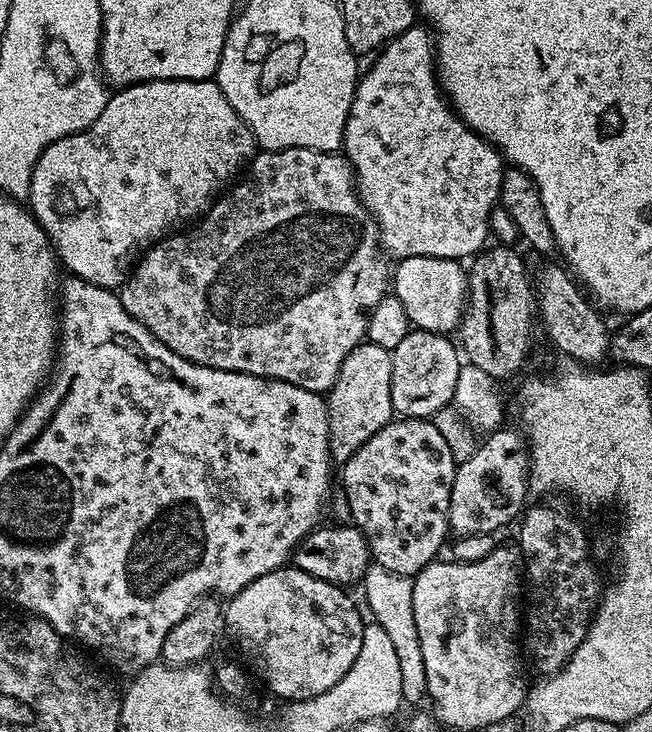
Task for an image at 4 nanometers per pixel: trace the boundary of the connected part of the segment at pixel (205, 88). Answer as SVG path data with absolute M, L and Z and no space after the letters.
M215 79L151 80L145 84L124 86L109 95L102 114L98 114L96 121L85 132L79 132L74 136L67 136L58 142L54 142L40 155L34 166L34 174L28 191L30 211L36 217L38 223L44 227L44 233L47 234L59 263L63 267L65 264L72 271L69 273L75 279L85 280L99 288L119 290L128 281L128 273L133 265L137 263L141 253L151 248L153 244L160 243L173 230L179 229L183 225L180 224L183 220L192 222L208 212L221 193L241 175L242 169L252 163L257 151L258 145L254 134L248 129L243 118L236 113L234 106L230 106L226 94L222 94L220 85L216 83Z

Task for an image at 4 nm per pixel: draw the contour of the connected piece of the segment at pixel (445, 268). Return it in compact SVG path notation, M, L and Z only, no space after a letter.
M415 256L399 261L394 268L394 295L406 309L413 329L452 334L463 317L468 294L468 278L459 260Z

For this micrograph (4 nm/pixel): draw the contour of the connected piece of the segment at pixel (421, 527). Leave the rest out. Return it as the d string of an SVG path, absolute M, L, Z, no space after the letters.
M396 418L393 419L382 430L378 430L378 434L374 434L362 447L351 456L349 460L343 461L342 468L344 468L344 488L342 494L348 499L348 515L351 523L356 527L360 533L366 538L368 543L368 550L371 559L377 565L385 568L385 570L394 573L395 575L415 577L417 572L427 564L433 563L441 555L440 547L445 544L450 536L450 529L448 527L448 511L450 510L450 490L454 486L454 474L458 463L455 454L452 453L450 446L447 444L446 438L439 432L439 428L435 422L428 418Z

